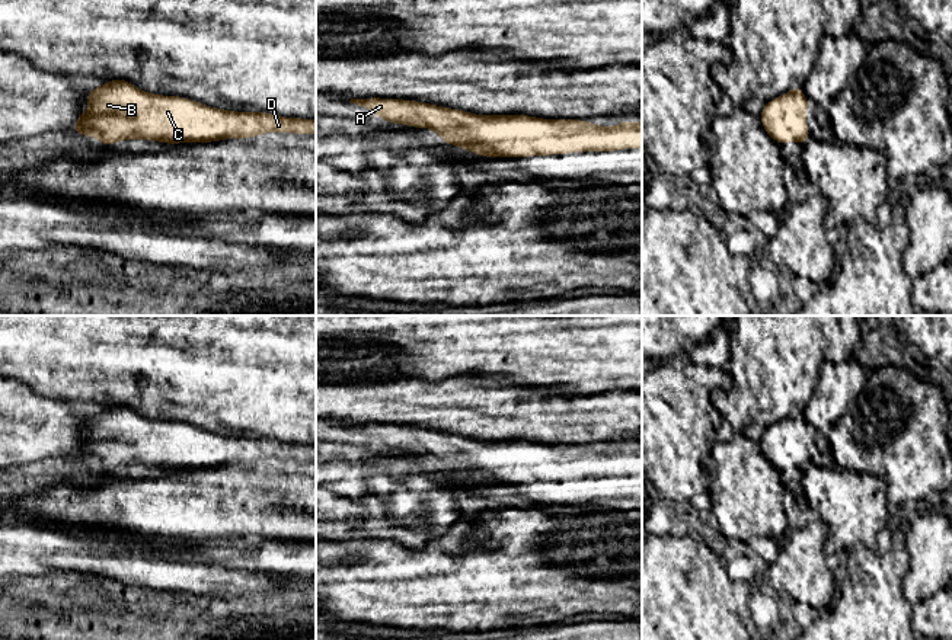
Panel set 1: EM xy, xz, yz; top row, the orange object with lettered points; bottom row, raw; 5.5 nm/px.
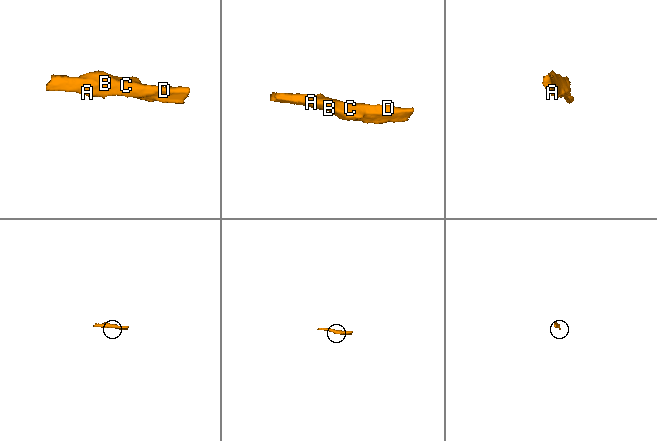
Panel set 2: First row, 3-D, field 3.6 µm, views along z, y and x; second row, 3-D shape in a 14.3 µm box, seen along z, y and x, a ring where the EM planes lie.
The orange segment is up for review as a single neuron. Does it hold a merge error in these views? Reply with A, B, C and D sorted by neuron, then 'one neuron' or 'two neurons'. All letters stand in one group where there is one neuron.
A B C D | one neuron

